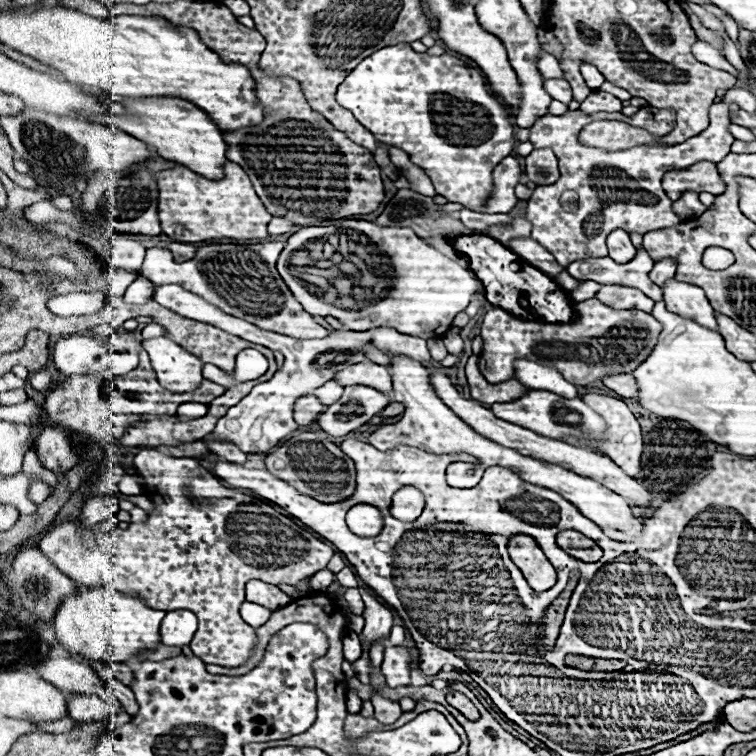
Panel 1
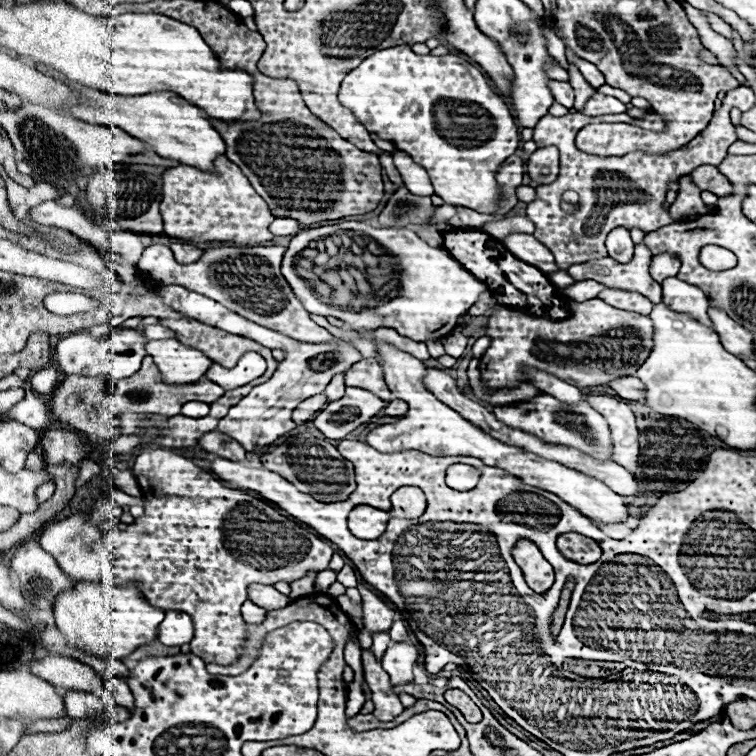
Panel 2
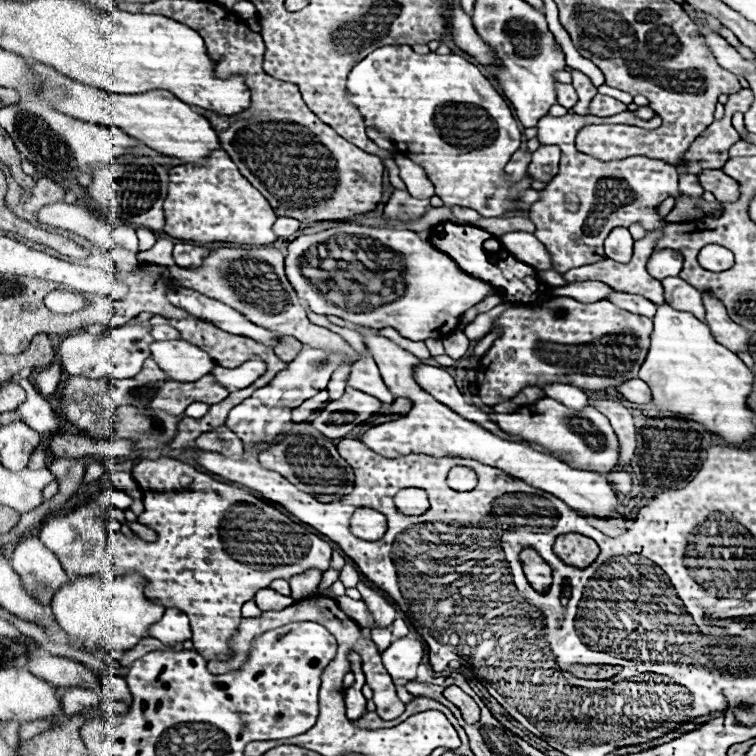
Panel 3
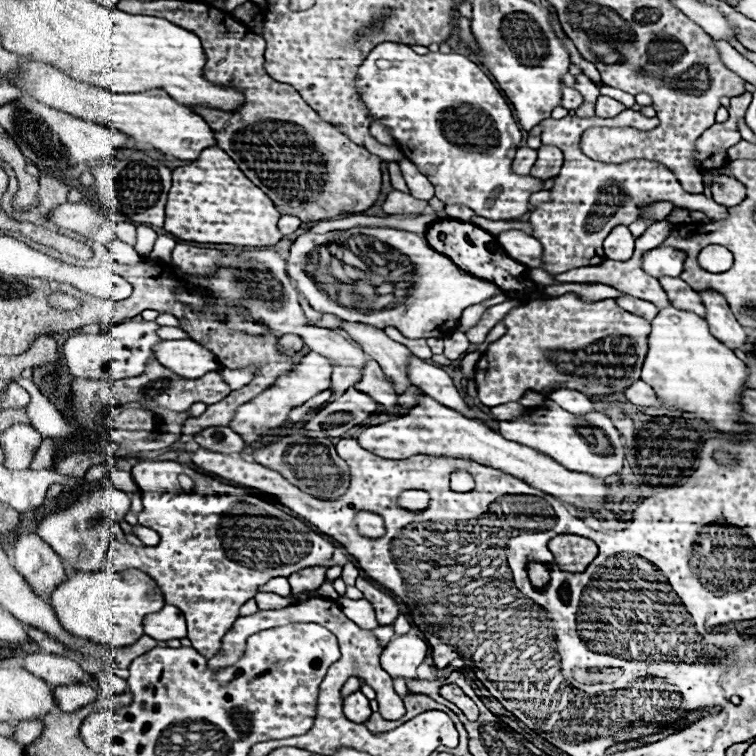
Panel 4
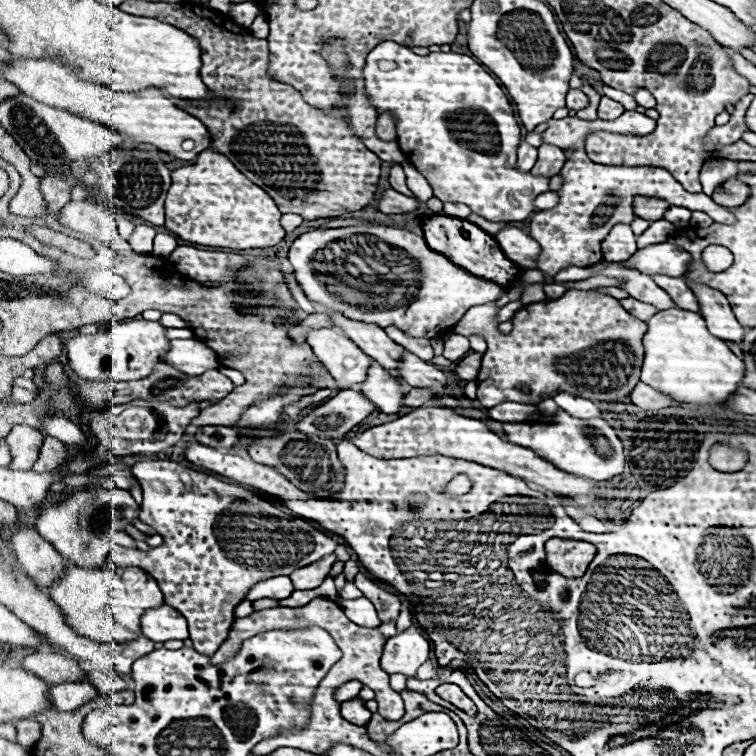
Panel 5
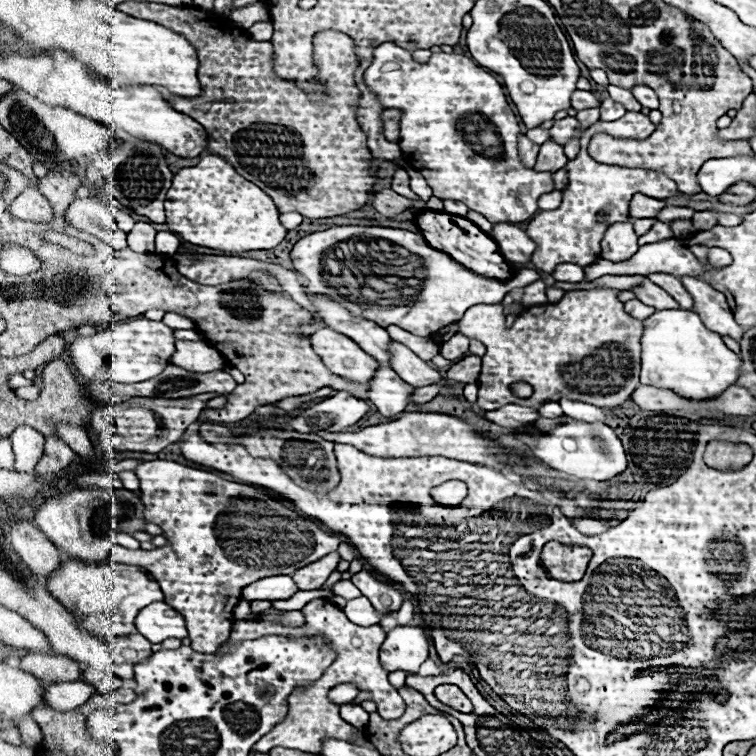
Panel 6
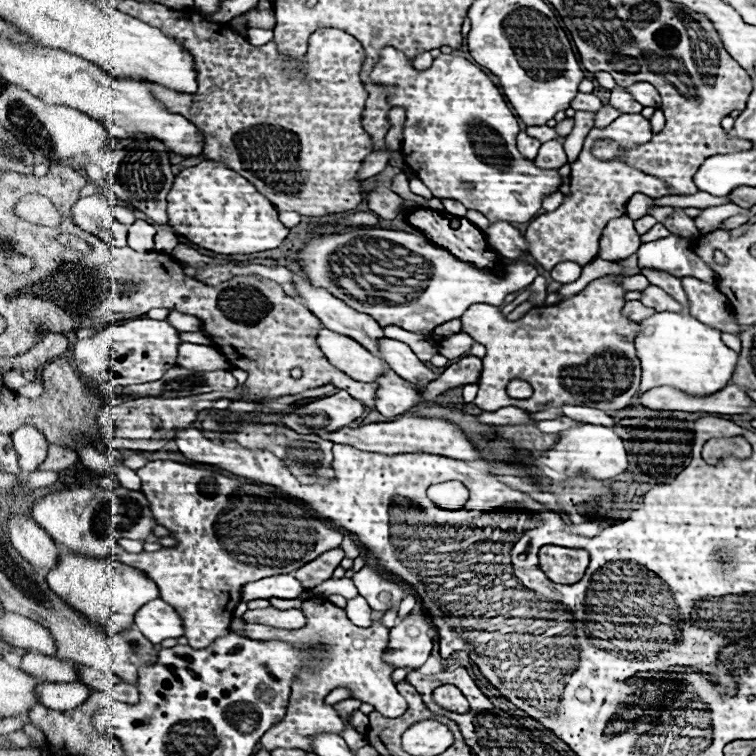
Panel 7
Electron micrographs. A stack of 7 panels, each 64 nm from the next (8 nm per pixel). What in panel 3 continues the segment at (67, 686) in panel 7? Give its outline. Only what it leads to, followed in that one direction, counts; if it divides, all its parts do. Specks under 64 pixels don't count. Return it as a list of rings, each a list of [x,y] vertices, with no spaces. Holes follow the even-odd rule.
[[[62,688],[58,690],[60,694],[60,702],[62,702],[62,710],[68,716],[74,716],[78,712],[90,710],[94,706],[100,706],[100,698],[94,690],[86,690],[86,688]]]

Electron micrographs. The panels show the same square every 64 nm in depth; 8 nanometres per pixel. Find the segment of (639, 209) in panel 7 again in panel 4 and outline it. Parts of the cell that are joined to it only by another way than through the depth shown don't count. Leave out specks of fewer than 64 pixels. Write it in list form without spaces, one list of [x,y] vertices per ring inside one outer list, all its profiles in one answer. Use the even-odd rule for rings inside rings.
[[[658,202],[658,204],[650,204],[650,206],[644,206],[642,208],[642,214],[646,218],[652,218],[652,220],[664,220],[670,212],[672,212],[672,204],[670,202]]]

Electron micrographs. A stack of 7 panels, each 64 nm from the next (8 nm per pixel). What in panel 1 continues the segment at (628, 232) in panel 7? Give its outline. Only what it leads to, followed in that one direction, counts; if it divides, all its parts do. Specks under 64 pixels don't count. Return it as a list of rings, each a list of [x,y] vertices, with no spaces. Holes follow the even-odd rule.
[[[614,230],[608,236],[608,250],[610,250],[610,258],[618,264],[632,260],[636,256],[636,248],[630,240],[630,234],[626,230]]]

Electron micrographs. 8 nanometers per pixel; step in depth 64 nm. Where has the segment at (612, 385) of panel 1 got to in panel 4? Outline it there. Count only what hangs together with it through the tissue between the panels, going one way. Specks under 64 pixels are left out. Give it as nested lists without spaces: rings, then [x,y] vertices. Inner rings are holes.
[[[636,380],[630,388],[626,388],[624,396],[628,398],[628,402],[632,402],[636,406],[644,406],[644,408],[660,406],[660,400],[656,398],[654,390],[646,382],[642,382],[642,380]]]

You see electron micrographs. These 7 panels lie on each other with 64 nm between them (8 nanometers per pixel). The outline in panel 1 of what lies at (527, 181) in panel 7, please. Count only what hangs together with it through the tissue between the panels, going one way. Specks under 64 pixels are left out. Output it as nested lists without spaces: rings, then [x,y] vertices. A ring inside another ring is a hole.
[[[410,44],[386,46],[362,60],[362,64],[358,64],[358,68],[354,68],[354,72],[350,72],[338,86],[336,100],[342,108],[350,110],[354,118],[376,136],[378,142],[404,150],[412,162],[430,176],[440,196],[446,196],[450,202],[466,204],[470,210],[478,210],[480,204],[486,202],[492,190],[494,166],[504,156],[510,156],[516,144],[506,106],[486,90],[484,78],[476,68],[466,66],[450,54],[418,54],[410,48]]]

